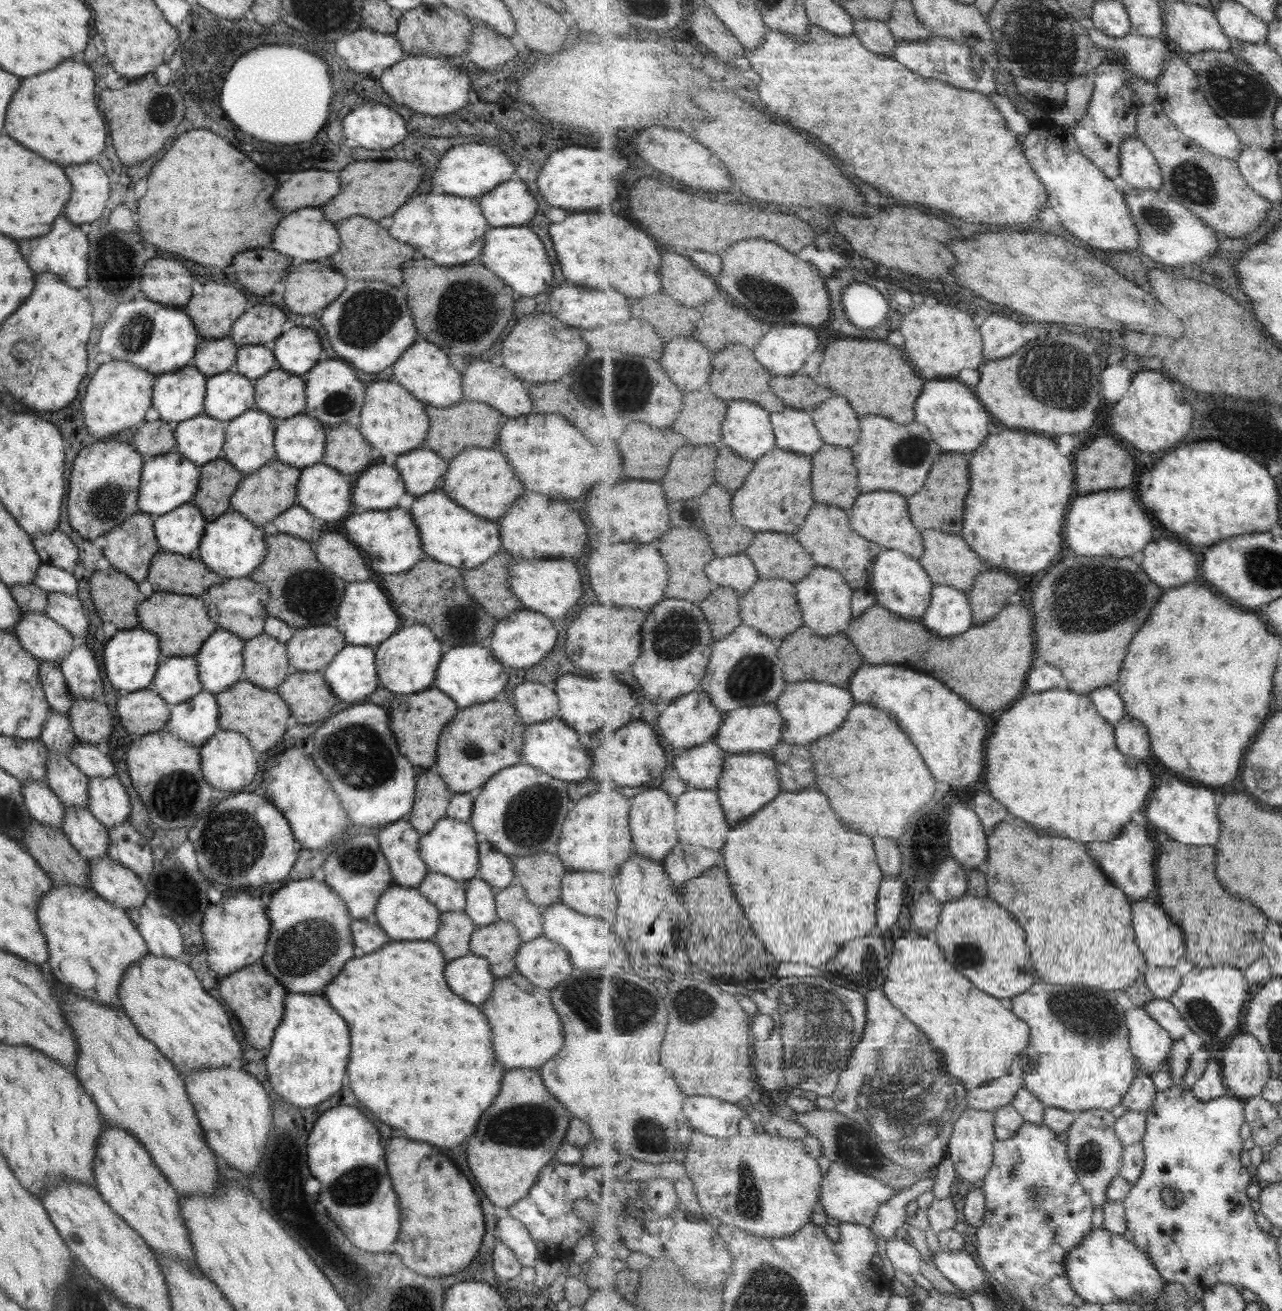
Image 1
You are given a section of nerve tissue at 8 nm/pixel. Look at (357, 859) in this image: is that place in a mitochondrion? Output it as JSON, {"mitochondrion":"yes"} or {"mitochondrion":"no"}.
{"mitochondrion":"yes"}

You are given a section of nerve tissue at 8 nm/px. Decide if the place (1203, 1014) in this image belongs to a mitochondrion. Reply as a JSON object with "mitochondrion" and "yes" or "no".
{"mitochondrion":"yes"}

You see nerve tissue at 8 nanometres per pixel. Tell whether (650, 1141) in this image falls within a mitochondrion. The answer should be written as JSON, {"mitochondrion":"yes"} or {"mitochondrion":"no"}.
{"mitochondrion":"yes"}

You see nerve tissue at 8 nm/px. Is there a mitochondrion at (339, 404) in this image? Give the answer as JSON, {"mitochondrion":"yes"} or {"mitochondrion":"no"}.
{"mitochondrion":"yes"}

